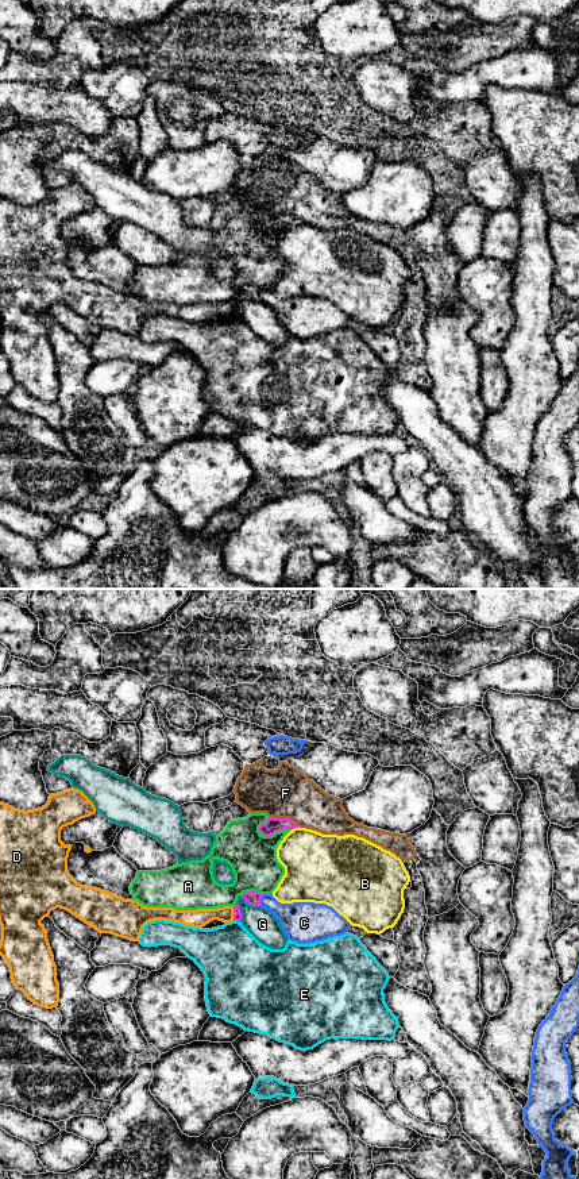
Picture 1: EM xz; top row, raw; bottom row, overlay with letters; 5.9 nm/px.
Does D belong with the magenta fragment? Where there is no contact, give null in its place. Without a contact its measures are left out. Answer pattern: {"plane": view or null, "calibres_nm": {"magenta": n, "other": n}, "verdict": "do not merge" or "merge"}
{"plane": "xz", "calibres_nm": {"magenta": 50, "other": 110}, "verdict": "do not merge"}

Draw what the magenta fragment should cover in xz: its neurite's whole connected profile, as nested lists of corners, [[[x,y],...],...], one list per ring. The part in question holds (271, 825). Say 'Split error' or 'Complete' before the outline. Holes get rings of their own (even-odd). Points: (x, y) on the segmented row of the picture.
Complete. [[[270,817],[270,818],[267,818],[267,821],[265,824],[262,824],[259,827],[259,832],[263,836],[271,836],[275,832],[279,832],[279,831],[283,831],[283,829],[293,829],[293,828],[298,828],[298,825],[289,818]]]

